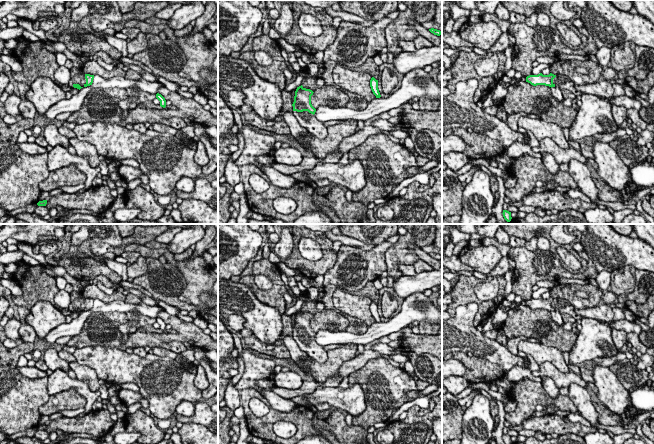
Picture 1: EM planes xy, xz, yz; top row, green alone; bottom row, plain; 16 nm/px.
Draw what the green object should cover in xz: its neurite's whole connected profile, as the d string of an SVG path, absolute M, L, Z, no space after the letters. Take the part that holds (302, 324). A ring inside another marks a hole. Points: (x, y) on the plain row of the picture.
M302 309L297 311L292 328L293 338L299 348L310 358L319 363L324 363L328 359L328 352L314 340L316 333L311 328L313 317L312 314L306 313Z

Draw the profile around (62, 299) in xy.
M59 290L54 296L54 302L58 308L69 308L71 304L70 293L65 290Z

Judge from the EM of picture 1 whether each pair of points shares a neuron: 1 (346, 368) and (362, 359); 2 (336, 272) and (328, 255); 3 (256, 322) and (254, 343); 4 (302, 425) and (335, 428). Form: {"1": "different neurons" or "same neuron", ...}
{"1": "same neuron", "2": "different neurons", "3": "different neurons", "4": "different neurons"}

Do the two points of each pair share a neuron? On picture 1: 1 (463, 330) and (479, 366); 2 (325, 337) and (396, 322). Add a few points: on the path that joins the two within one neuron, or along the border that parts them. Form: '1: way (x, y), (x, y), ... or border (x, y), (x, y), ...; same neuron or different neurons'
1: border (473, 355), (483, 357), (496, 364); different neurons
2: way (343, 337), (366, 338), (378, 329); same neuron

